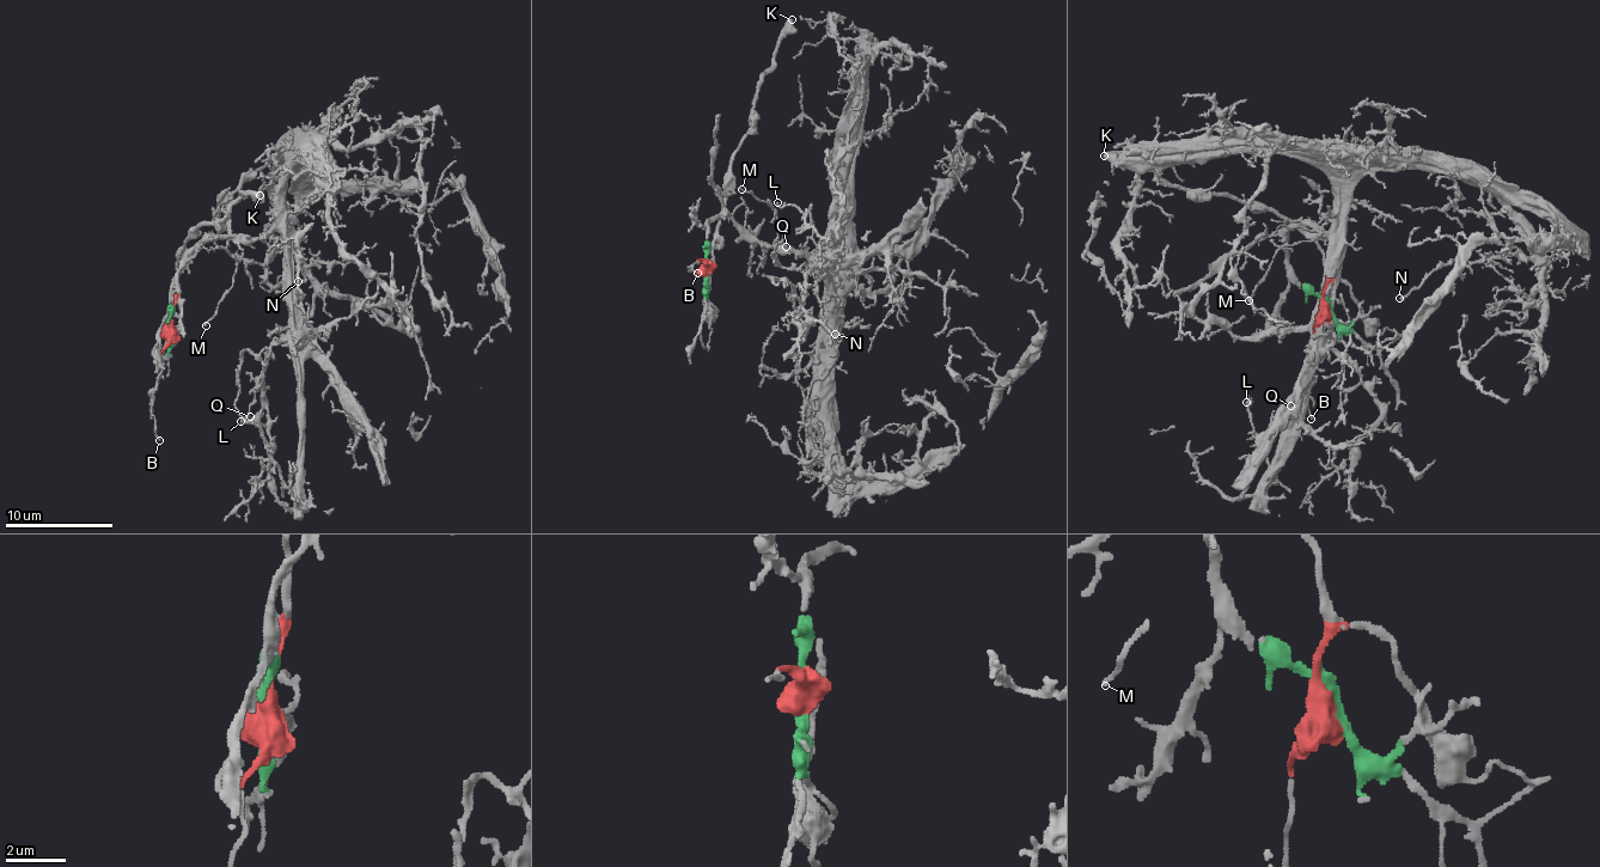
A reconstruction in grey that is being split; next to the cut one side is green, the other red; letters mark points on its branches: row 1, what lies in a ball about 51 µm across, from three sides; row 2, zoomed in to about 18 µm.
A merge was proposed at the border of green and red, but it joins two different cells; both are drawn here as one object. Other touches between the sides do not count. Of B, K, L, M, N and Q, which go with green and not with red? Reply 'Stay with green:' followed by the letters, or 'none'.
Stay with green: L, M, N, Q

